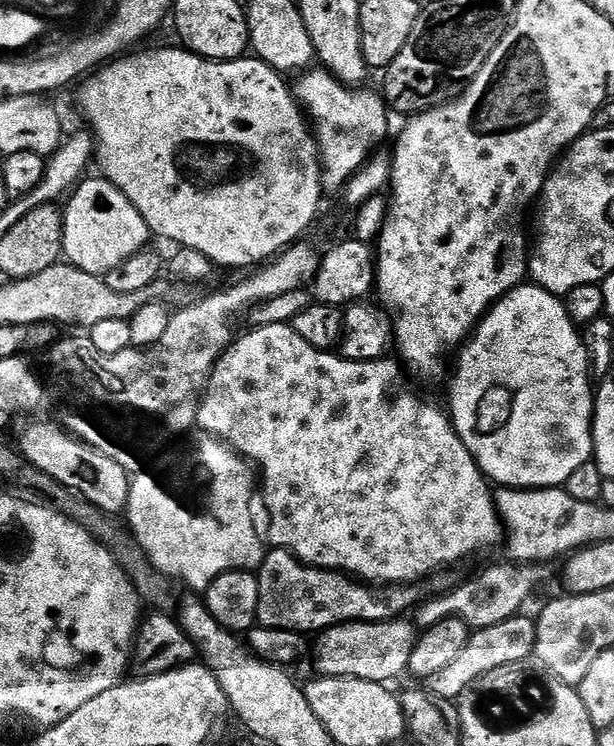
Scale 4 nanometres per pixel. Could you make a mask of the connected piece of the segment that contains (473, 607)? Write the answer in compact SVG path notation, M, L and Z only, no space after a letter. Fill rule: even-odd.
M496 564L485 570L481 576L473 580L457 583L449 592L433 595L433 600L425 599L415 609L414 624L417 629L423 630L430 626L438 626L446 618L458 618L466 622L469 629L489 628L498 626L498 622L506 622L510 617L525 611L524 603L539 590L547 578L547 567L534 564Z

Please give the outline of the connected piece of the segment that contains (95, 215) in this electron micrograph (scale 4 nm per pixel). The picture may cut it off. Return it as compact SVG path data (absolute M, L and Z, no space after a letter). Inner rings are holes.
M85 179L76 185L63 205L64 250L63 259L86 274L107 276L114 266L122 266L126 258L145 251L149 247L150 233L142 214L109 180Z

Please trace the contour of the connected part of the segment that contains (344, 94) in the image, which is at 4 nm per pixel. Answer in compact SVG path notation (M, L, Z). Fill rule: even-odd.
M323 66L309 67L300 78L301 80L294 84L294 95L305 111L316 137L316 144L320 147L320 177L323 178L325 189L329 193L339 193L349 178L362 165L368 163L370 157L377 151L376 144L383 142L384 135L388 132L390 109L379 91L367 92L367 87L343 84L334 73Z

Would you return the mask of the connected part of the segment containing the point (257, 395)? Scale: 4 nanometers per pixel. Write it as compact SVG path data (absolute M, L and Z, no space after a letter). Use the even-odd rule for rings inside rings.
M291 324L252 328L245 336L243 333L233 340L232 345L218 358L208 386L200 397L200 409L196 415L196 428L201 433L223 440L245 460L254 462L262 481L262 492L264 488L264 508L268 511L269 522L272 523L268 532L266 528L266 540L272 548L293 553L297 560L309 564L311 568L343 572L345 576L372 586L416 584L427 576L435 577L449 566L456 566L452 564L462 563L475 552L484 552L487 548L498 547L499 544L501 547L505 539L500 513L496 511L493 489L488 489L489 481L453 428L449 413L443 407L435 408L434 405L419 400L412 392L400 392L401 365L395 359L388 359L346 360L335 351L323 352L310 346L310 342L301 338Z

